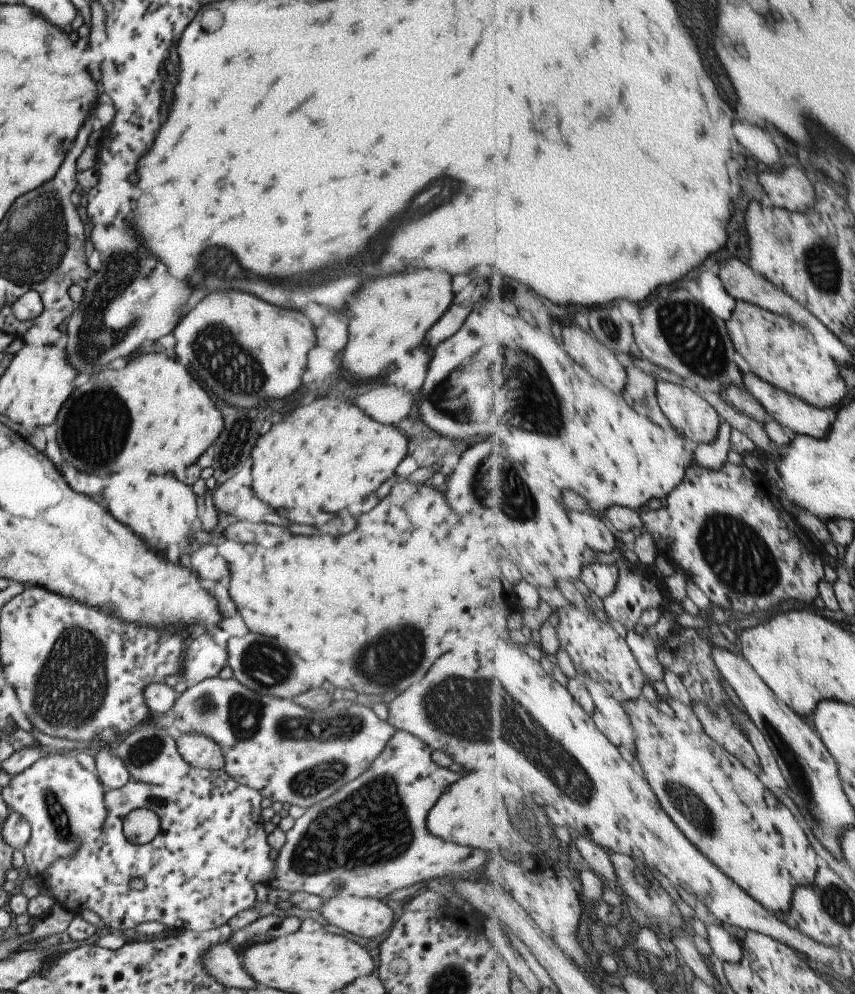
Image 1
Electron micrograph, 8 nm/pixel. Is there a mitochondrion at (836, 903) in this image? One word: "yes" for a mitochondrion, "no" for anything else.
yes

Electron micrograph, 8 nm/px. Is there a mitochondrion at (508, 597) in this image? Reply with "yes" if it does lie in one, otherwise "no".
no

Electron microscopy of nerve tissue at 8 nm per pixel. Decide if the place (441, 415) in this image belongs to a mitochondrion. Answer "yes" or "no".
yes

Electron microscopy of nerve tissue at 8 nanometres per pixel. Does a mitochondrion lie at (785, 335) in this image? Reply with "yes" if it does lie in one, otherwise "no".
no

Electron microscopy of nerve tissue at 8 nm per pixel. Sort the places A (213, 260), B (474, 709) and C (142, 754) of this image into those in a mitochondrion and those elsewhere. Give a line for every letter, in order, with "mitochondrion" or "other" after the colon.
A: mitochondrion
B: mitochondrion
C: mitochondrion

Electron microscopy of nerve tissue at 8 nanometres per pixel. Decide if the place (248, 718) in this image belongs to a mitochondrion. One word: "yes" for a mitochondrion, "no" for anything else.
yes

